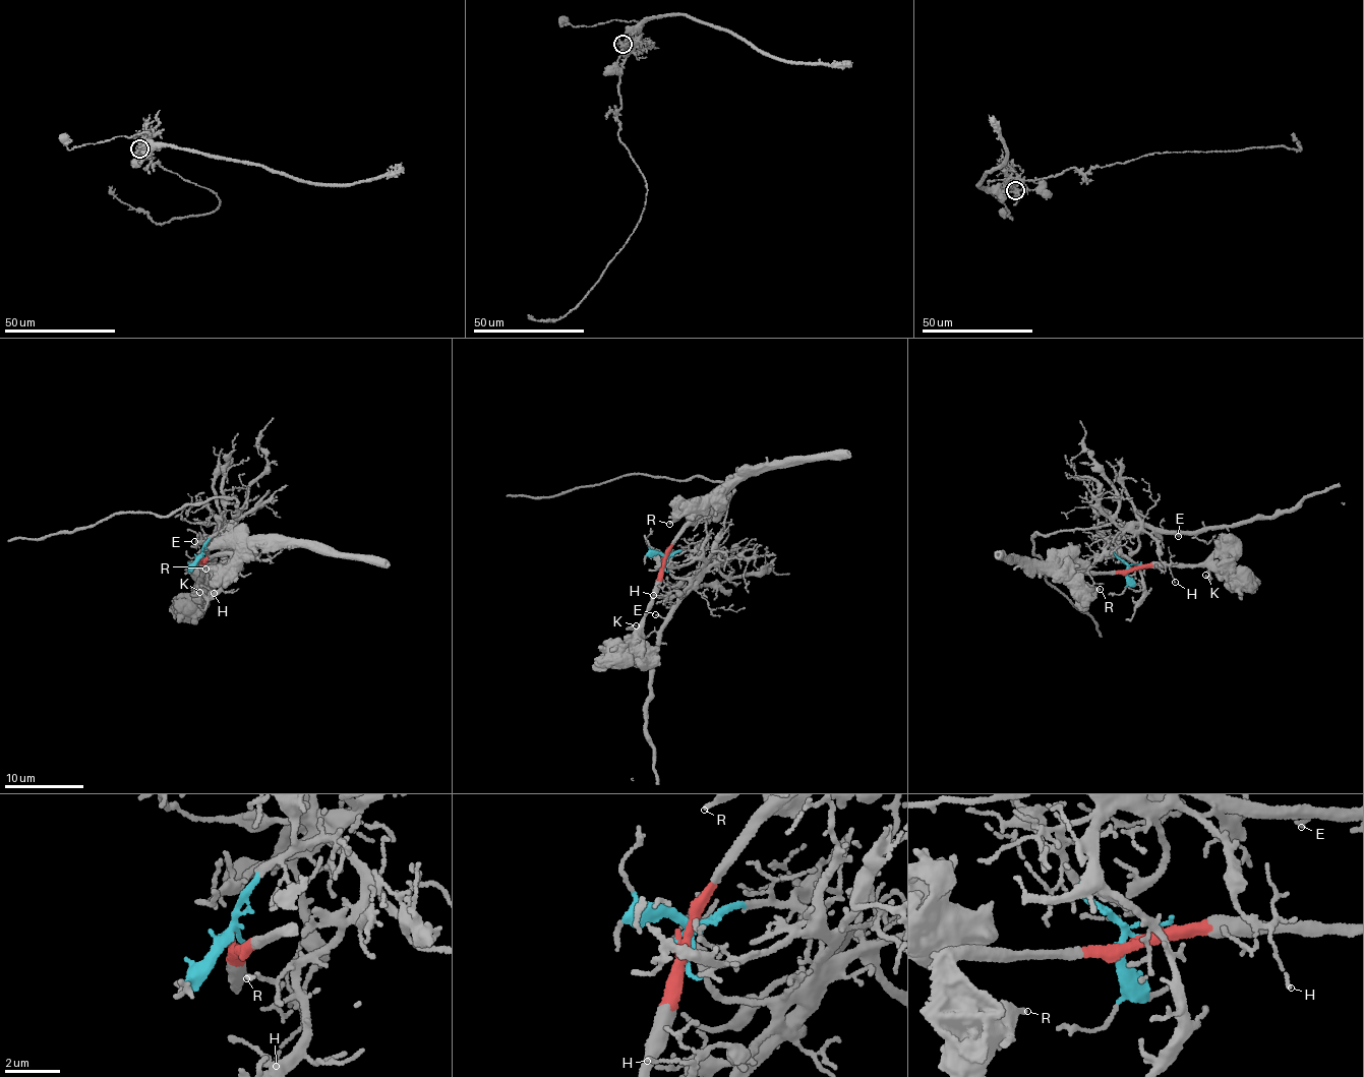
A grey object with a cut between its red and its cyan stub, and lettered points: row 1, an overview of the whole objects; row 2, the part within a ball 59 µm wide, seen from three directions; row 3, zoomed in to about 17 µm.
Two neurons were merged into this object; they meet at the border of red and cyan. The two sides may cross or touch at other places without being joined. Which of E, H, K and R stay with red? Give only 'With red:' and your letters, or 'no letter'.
With red: K, R

